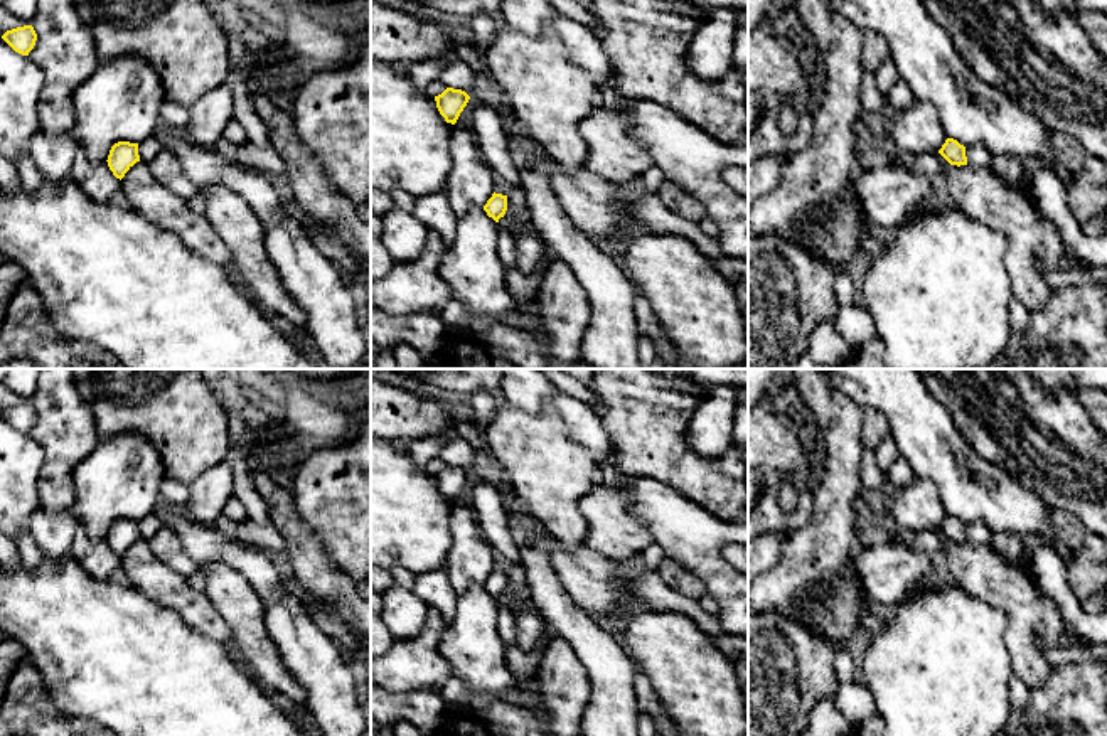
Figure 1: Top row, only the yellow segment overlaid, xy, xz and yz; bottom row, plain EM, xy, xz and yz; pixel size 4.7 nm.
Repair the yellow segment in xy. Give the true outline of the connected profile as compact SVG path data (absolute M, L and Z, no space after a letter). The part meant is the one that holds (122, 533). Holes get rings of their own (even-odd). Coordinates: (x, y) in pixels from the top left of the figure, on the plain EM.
M118 519L111 524L108 532L108 544L116 556L123 556L125 551L140 539L138 520Z

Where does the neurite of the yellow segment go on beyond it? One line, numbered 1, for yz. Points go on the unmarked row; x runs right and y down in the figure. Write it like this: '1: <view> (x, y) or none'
1: none

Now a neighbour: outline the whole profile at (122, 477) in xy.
M118 433L99 438L96 448L74 468L76 502L71 509L78 525L88 537L101 541L118 519L142 520L153 512L160 488L167 478L163 461L155 446L136 433Z

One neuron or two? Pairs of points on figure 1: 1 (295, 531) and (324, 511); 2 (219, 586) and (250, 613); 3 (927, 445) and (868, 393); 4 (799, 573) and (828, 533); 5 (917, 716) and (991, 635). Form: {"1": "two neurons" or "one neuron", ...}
{"1": "two neurons", "2": "one neuron", "3": "one neuron", "4": "one neuron", "5": "one neuron"}

